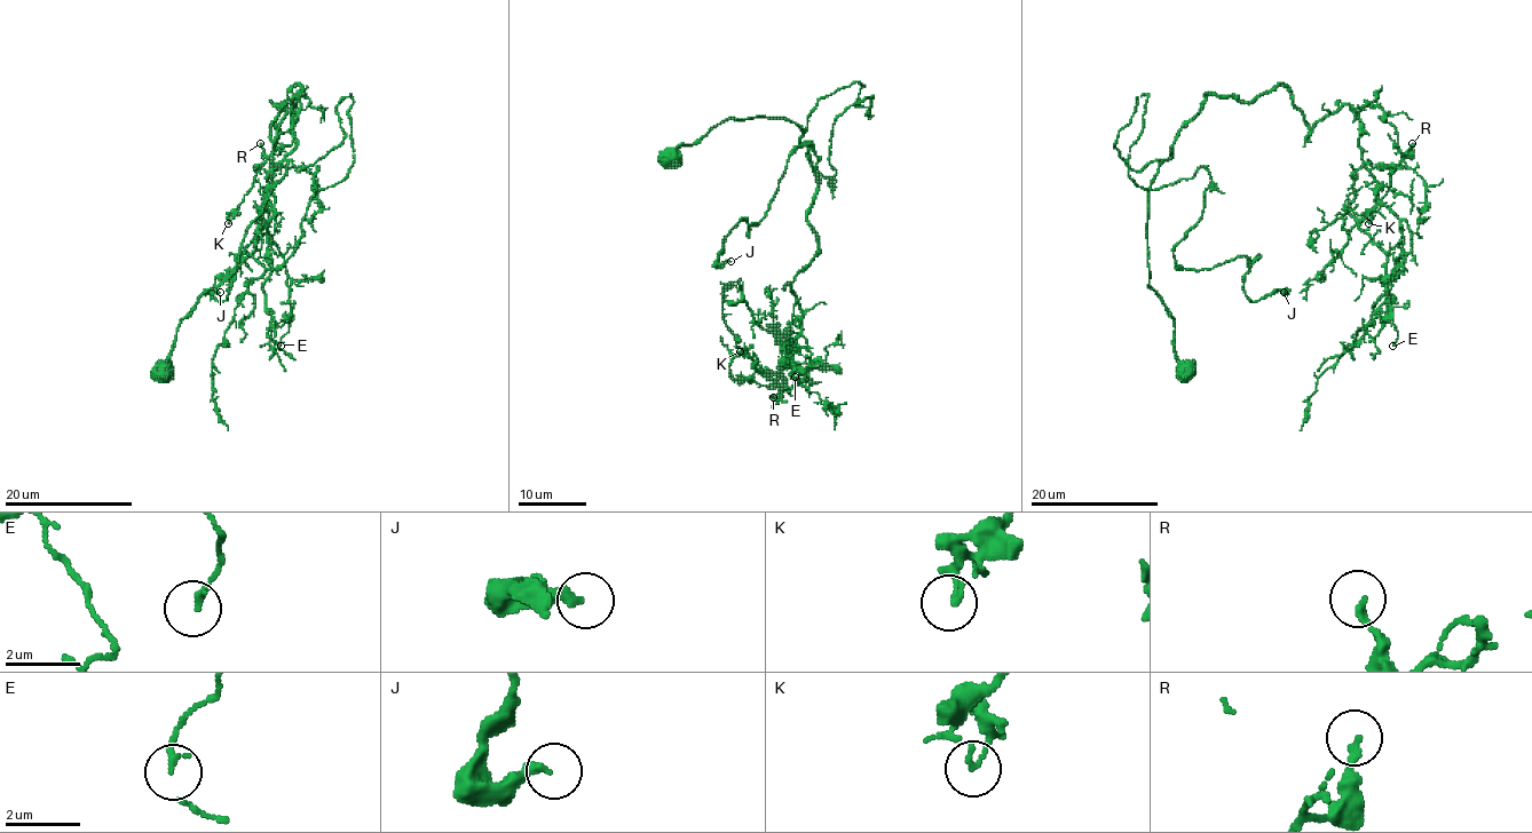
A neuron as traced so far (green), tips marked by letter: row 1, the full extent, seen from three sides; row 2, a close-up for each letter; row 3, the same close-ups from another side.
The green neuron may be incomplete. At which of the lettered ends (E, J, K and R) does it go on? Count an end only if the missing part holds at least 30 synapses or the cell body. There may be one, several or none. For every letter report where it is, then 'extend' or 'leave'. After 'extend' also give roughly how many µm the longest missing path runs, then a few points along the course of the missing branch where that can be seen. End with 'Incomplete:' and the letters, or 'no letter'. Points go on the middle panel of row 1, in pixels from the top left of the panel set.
E: (795, 377) | leave
J: (731, 261) | leave
K: (740, 351) | leave
R: (773, 397) | leave
Incomplete: no letter

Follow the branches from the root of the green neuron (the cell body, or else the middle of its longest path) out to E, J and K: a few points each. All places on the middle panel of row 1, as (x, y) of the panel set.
E: (677, 159), (729, 119), (811, 144), (818, 253), (786, 287), (802, 330), (775, 331), (795, 377)
J: (677, 159), (874, 96), (832, 126), (831, 185), (800, 145), (731, 261)
K: (677, 159), (729, 119), (787, 119), (811, 144), (818, 253), (786, 287), (808, 382), (783, 389), (740, 351)

